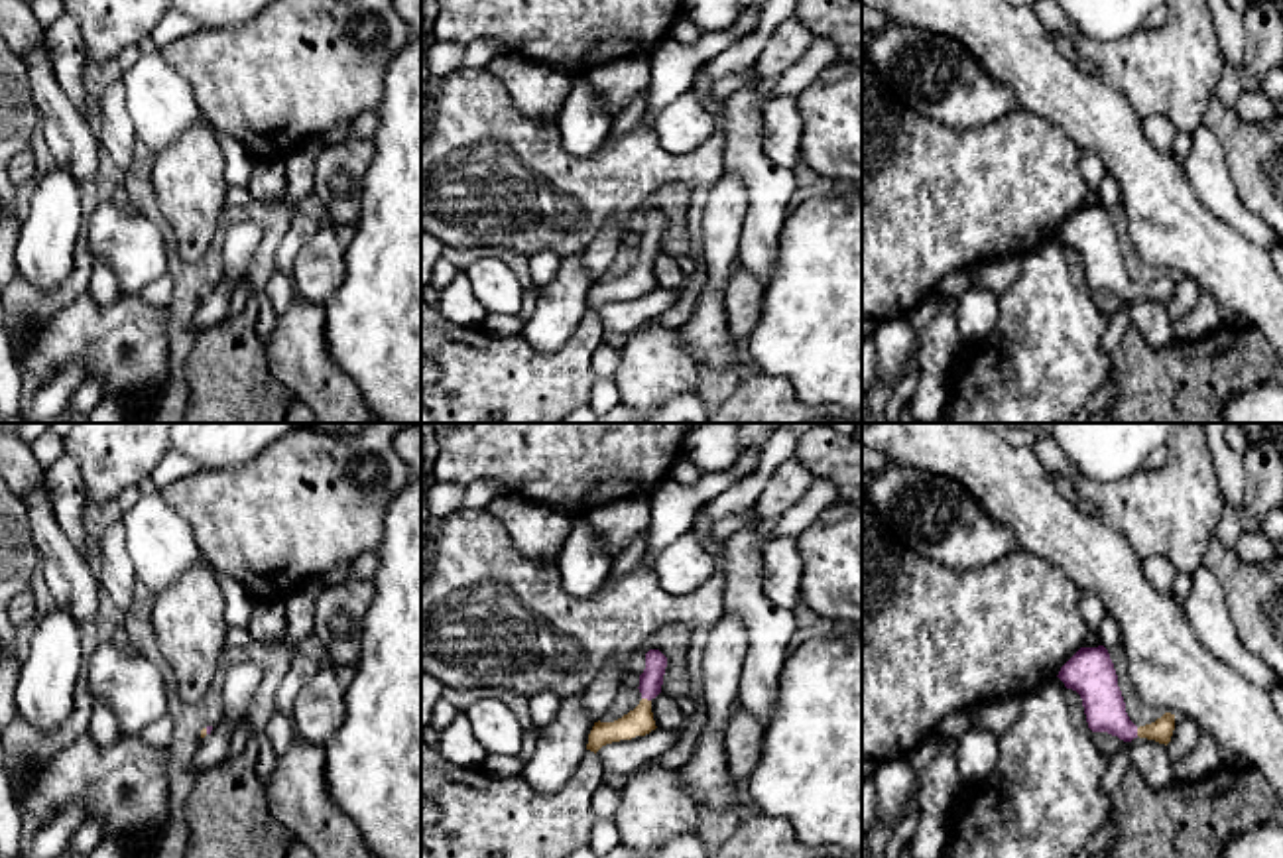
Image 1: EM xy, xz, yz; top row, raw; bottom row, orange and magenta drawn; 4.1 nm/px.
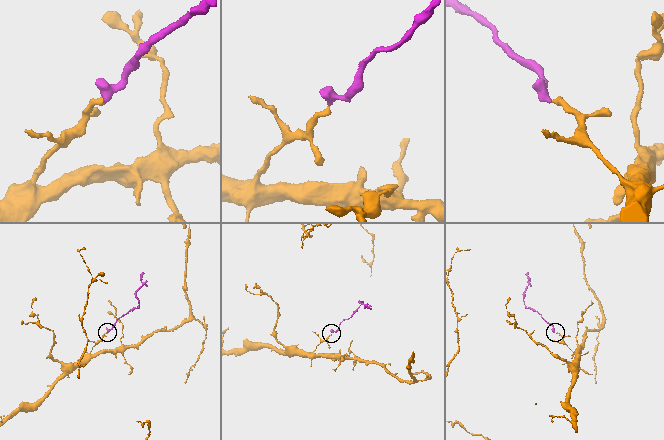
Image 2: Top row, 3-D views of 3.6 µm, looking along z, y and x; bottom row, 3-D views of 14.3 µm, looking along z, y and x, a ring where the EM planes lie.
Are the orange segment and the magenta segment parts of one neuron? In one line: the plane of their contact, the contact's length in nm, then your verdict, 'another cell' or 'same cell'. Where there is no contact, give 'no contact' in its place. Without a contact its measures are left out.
xz | 40 nm | same cell

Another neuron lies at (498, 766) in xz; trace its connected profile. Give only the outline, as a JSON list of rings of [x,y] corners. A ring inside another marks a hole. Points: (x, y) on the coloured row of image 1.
[[[486,754],[480,769],[496,779],[519,777],[525,762],[518,756]]]

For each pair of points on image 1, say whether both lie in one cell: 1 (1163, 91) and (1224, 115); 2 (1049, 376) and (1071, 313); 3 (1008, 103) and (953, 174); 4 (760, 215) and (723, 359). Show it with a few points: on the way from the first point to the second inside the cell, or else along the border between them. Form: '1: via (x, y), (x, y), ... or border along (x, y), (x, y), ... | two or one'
1: border along (1213, 93), (1201, 122) | two
2: via (1049, 361), (1049, 335), (1055, 329) | one
3: border along (1022, 109), (982, 124), (949, 126) | two
4: border along (746, 215), (734, 260) | two

